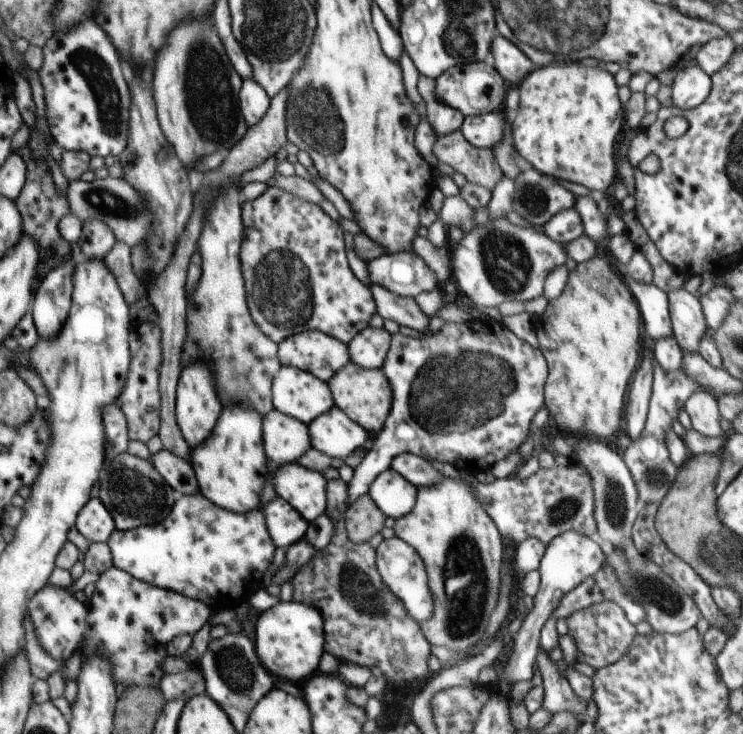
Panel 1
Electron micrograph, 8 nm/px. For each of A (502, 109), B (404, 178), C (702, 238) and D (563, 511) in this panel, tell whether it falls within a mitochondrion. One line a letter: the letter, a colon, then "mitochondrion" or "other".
A: other
B: other
C: other
D: mitochondrion

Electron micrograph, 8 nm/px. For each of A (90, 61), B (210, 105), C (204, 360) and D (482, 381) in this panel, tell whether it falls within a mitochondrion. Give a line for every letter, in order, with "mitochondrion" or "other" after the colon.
A: mitochondrion
B: mitochondrion
C: other
D: mitochondrion

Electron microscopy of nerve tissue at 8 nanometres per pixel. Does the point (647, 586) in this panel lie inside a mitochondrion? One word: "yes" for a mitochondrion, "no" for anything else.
yes

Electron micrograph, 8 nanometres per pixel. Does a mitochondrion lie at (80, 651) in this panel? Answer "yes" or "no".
no

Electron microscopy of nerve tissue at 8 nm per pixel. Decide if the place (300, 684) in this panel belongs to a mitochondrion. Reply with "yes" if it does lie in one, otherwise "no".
no

